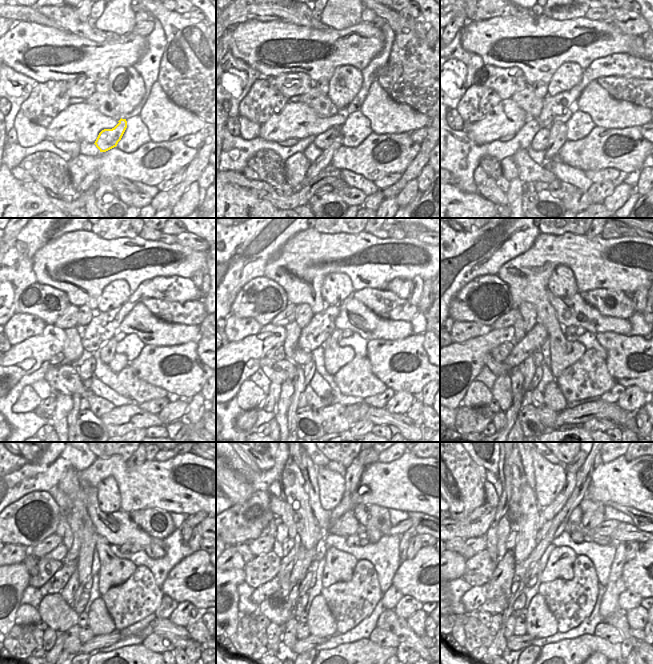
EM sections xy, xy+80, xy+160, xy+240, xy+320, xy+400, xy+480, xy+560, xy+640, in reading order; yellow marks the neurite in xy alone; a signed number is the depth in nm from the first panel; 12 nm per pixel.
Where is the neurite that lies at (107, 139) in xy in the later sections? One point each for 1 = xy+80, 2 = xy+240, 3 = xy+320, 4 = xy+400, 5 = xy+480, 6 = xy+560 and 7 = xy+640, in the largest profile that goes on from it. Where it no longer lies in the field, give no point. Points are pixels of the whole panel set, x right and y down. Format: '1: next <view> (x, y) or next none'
1: next xy+80 (324, 140)
2: next xy+240 (86, 369)
3: next xy+320 (309, 368)
4: next xy+400 (536, 377)
5: next xy+480 (79, 608)
6: next xy+560 (300, 604)
7: next xy+640 (520, 599)

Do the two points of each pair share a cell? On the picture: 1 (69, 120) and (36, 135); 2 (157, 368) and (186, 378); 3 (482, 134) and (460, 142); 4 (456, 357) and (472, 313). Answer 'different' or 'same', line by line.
1: different
2: same
3: different
4: different

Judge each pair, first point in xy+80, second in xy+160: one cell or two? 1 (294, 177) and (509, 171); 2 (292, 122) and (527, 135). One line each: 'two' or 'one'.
1: one
2: two

